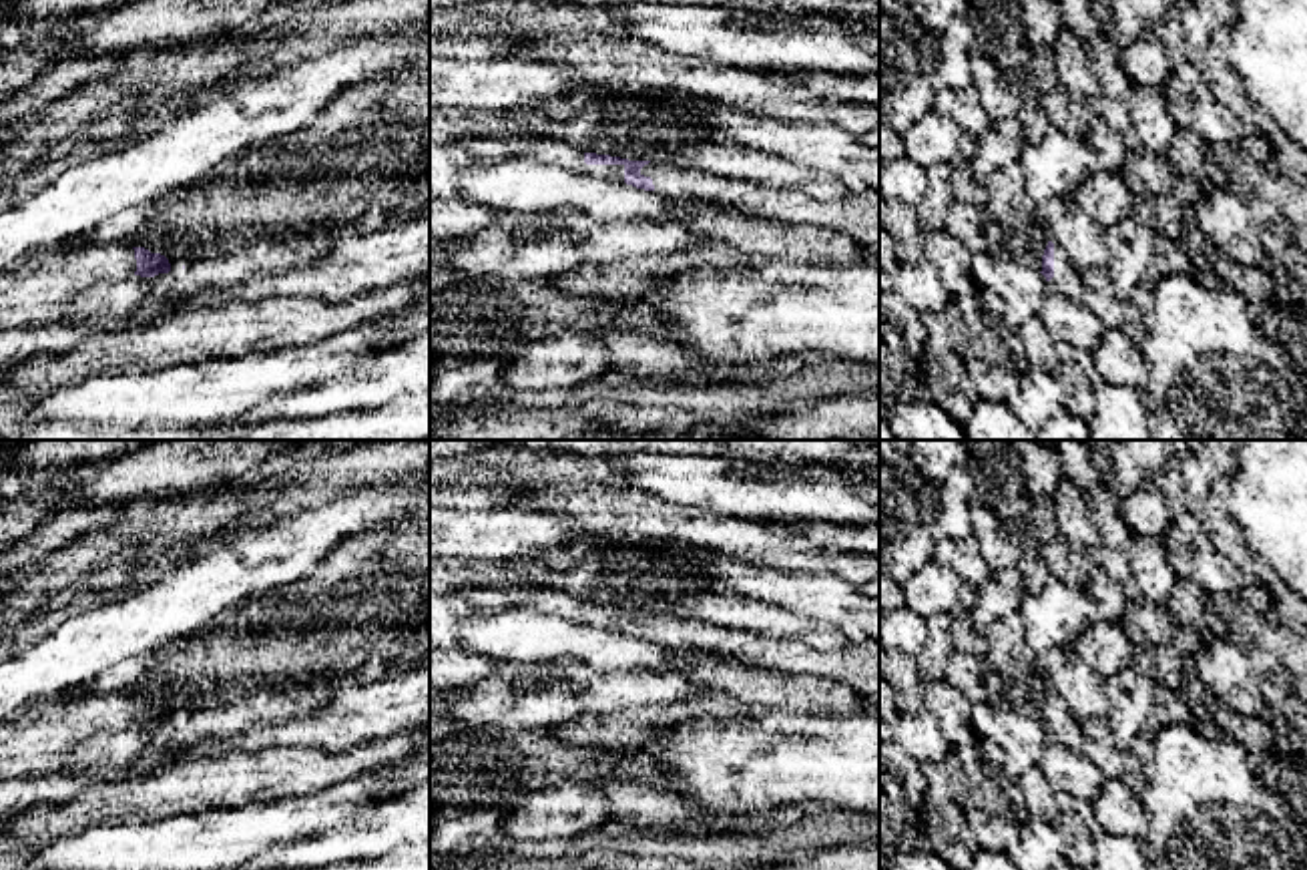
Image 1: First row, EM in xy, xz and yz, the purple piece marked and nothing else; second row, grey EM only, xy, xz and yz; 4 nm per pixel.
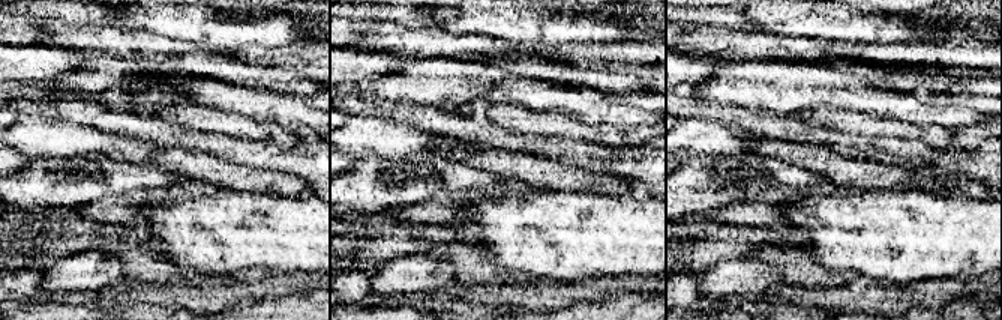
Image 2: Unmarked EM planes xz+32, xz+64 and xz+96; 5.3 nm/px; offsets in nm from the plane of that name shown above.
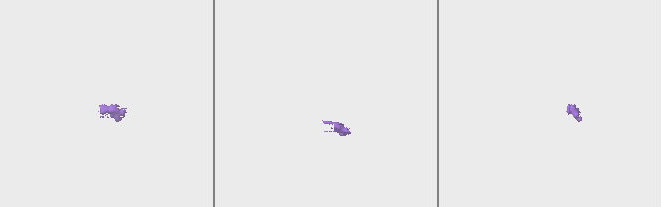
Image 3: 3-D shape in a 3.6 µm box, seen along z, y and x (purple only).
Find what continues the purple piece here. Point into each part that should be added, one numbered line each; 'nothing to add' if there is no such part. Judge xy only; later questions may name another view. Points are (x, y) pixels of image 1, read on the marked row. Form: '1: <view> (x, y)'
1: xy (33, 294)

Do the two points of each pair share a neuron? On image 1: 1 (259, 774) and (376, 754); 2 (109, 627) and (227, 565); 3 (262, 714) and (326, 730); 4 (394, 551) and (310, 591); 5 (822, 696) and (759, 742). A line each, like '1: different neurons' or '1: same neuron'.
1: same neuron
2: same neuron
3: different neurons
4: same neuron
5: different neurons

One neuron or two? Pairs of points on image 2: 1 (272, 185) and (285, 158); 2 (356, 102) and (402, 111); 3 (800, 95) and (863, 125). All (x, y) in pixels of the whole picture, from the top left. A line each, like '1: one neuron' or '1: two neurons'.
1: two neurons
2: one neuron
3: two neurons

